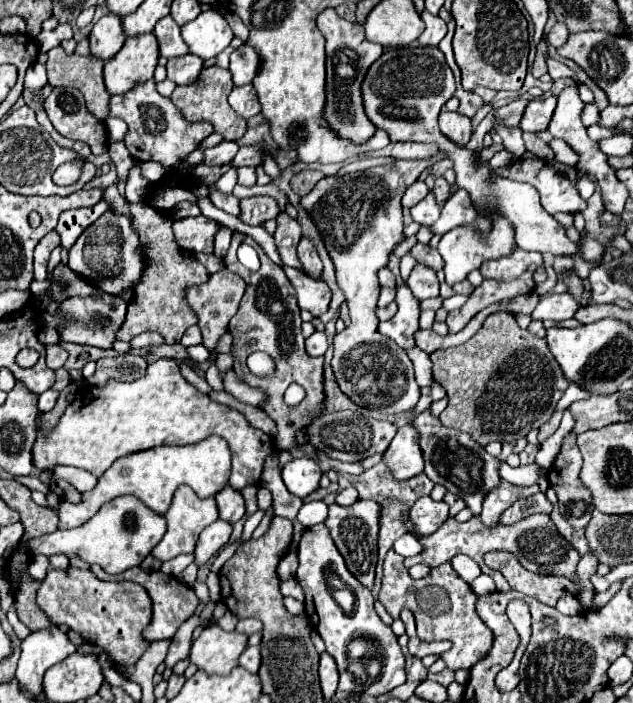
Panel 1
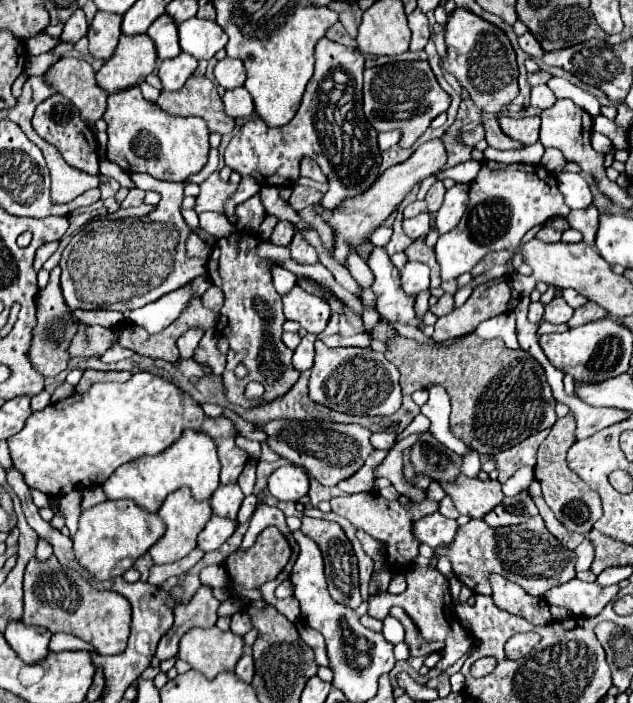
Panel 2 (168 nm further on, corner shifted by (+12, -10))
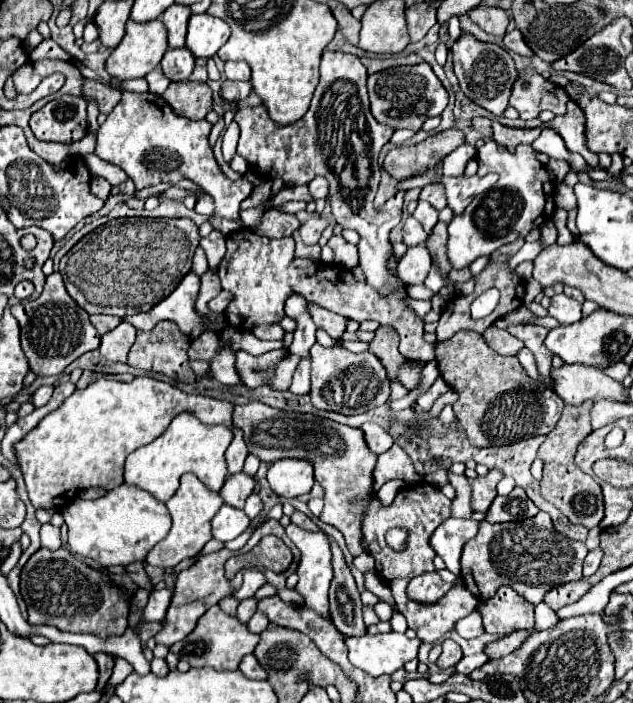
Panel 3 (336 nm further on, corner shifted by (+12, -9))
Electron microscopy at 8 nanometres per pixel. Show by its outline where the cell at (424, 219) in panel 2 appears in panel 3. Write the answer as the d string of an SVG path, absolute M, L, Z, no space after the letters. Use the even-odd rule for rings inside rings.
M412 216L404 222L404 226L402 226L402 242L406 244L406 246L418 246L418 244L422 244L422 242L426 242L426 238L428 238L428 234L424 232L424 228L420 226L420 222L416 222Z

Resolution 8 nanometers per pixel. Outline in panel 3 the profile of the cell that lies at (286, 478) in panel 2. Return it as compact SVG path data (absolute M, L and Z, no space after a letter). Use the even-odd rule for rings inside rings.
M284 458L272 462L268 470L270 488L282 498L296 498L310 492L314 484L314 468L308 460Z

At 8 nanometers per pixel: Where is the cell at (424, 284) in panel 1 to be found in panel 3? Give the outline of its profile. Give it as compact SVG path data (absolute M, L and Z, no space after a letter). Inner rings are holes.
M418 244L418 246L408 248L406 254L402 256L402 260L398 264L398 276L408 286L422 284L424 278L428 276L430 266L432 266L432 256L430 256L426 244Z

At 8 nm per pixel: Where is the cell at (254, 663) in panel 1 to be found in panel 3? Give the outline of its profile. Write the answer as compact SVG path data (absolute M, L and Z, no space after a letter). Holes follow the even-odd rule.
M248 654L248 656L240 662L240 670L244 672L246 678L252 678L252 680L266 680L266 678L268 678L268 672L258 664L258 660L256 660L254 654Z

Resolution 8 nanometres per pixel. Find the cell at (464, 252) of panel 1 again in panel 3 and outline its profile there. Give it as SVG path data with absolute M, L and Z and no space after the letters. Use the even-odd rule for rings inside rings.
M486 140L476 152L476 160L478 174L496 172L498 182L488 192L478 194L470 206L448 224L448 258L454 268L464 268L478 256L492 254L500 246L524 238L538 226L538 222L542 224L548 220L546 206L550 208L550 218L554 214L554 184L548 180L546 168L540 164L530 144L520 144L514 150L508 150L494 140Z

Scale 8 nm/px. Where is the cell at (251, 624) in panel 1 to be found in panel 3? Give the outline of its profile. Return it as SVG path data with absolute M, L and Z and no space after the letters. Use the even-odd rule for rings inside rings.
M246 598L246 600L242 600L240 602L240 606L238 606L238 620L240 622L248 622L250 618L252 618L252 614L256 612L256 598Z

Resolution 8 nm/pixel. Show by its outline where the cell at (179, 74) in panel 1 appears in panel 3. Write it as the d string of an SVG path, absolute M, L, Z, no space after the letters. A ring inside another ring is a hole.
M178 48L174 52L166 52L160 66L162 66L162 72L172 82L188 80L188 76L194 70L194 54L188 52L188 48Z

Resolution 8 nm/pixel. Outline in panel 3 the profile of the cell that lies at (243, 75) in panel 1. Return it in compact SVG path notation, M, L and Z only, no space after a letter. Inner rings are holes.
M226 62L224 74L228 80L250 80L250 66L246 62Z

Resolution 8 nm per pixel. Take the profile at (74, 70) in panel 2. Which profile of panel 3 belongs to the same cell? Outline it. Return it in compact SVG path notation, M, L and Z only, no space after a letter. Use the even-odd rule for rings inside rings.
M84 80L84 96L90 96L98 102L98 108L100 112L104 114L110 114L112 108L120 102L122 94L112 88L112 86L104 86L100 82L92 82L92 80Z

